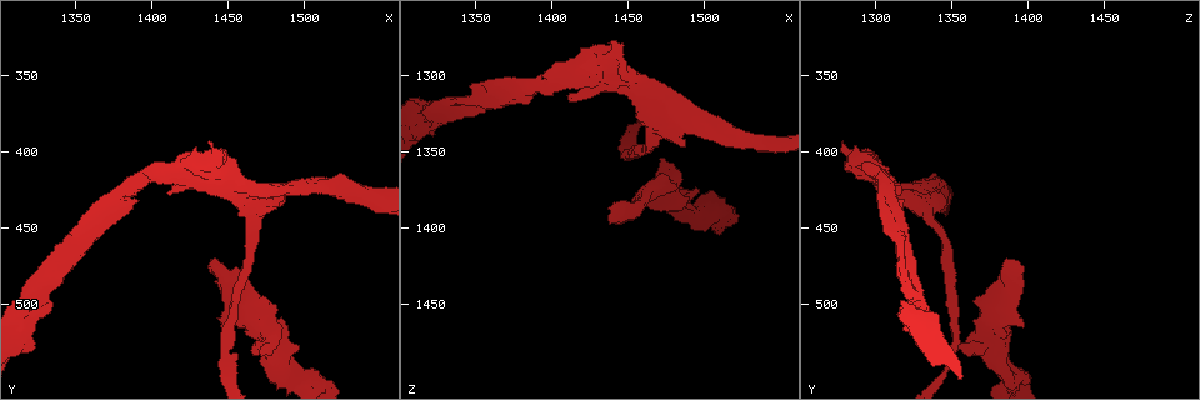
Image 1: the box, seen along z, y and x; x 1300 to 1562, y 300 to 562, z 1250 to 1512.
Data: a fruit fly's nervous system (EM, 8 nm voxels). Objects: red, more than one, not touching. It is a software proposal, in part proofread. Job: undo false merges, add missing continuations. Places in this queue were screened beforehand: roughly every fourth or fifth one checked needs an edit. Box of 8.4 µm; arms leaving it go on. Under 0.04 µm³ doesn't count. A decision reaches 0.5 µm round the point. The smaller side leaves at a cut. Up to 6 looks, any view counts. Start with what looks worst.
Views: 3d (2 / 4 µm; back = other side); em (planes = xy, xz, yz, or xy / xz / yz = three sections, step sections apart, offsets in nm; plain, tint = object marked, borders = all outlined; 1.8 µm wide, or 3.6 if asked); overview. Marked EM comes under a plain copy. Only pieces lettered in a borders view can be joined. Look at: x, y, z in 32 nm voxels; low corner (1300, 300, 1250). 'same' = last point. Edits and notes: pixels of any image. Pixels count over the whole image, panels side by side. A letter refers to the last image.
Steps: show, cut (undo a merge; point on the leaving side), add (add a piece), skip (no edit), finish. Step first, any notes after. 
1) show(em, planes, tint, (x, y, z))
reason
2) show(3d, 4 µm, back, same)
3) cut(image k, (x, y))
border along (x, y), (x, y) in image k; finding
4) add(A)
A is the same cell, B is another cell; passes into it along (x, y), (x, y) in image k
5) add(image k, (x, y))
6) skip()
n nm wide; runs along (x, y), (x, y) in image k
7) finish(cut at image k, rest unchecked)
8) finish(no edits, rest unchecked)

show(em, planes, borders, (1440, 472, 1386))
branch stops here

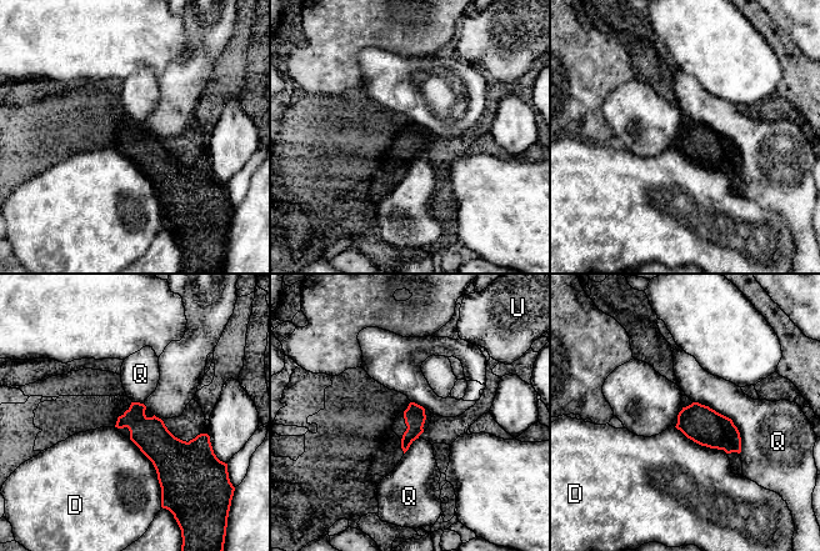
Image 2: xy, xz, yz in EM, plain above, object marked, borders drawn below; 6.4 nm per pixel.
skip()
Q touches over 460 nm; D, Q and U are other cells; border along (693, 401), (731, 420), (740, 452) in image 2; none of them fits

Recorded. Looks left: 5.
show(em, xy, step 16, tint, (1414, 414, 1302))

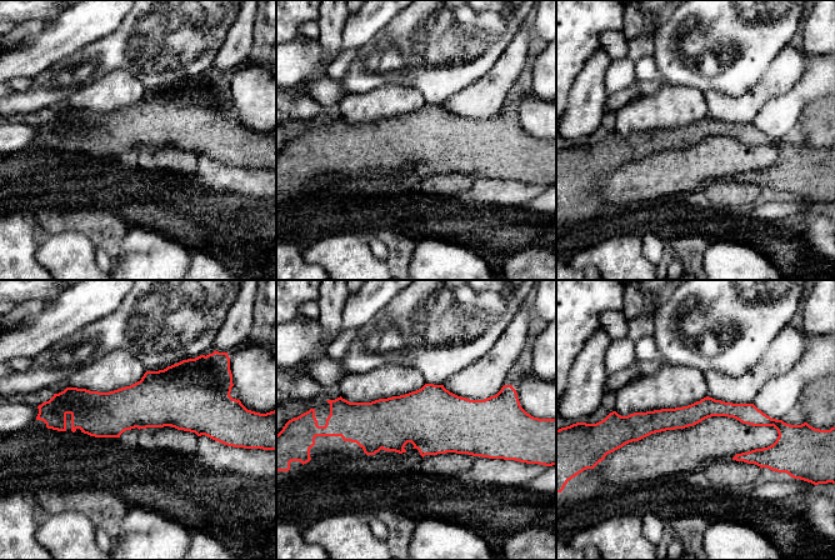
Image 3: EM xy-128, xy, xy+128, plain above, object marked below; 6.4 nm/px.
show(em, planes, borders, same)
cut it another way

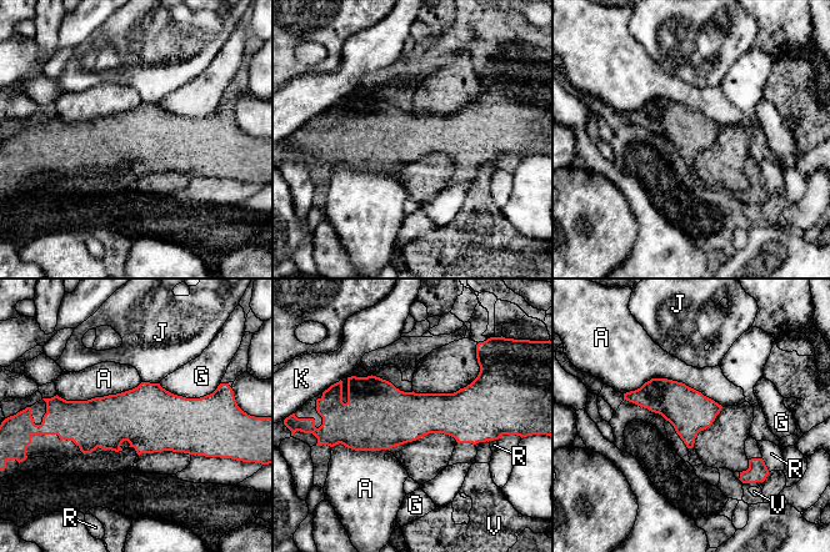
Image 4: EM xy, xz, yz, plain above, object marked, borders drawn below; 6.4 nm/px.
skip()
A, G, J, K, R and V are other cells; border along (623, 394), (671, 379), (723, 406) in image 4; one cell here

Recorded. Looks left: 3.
show(3d, 4 µm, (1448, 536, 1350))
narrows sharply

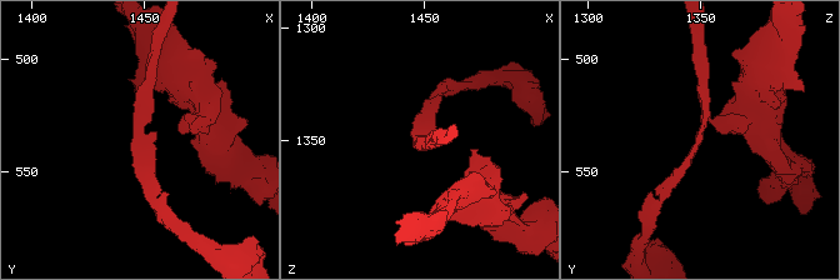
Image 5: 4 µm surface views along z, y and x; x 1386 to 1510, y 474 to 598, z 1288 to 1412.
show(em, planes, tint, (1448, 534, 1350))
arms of 170, 190 nm

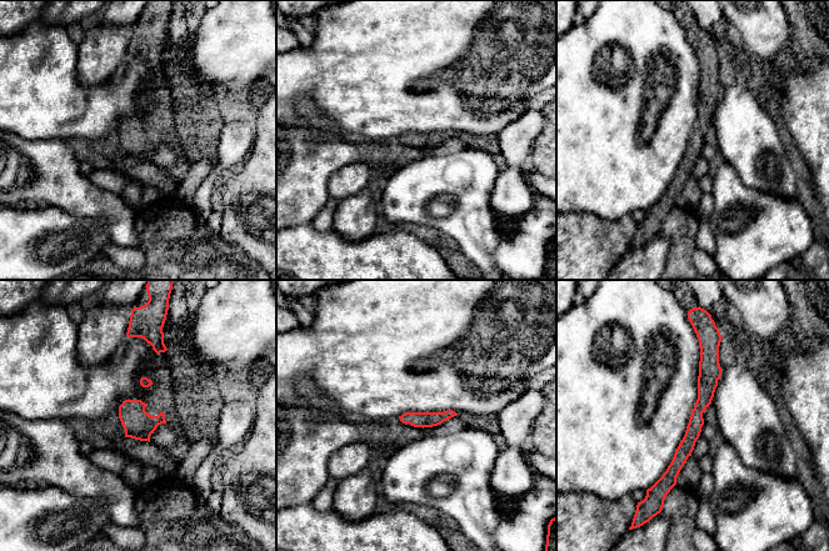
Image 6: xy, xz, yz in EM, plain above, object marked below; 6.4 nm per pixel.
show(em, planes, borders, same)
what lies round it

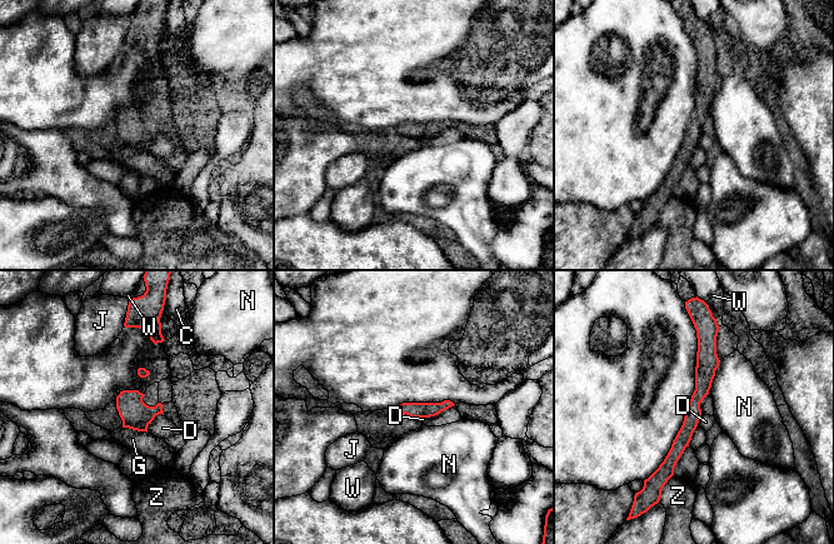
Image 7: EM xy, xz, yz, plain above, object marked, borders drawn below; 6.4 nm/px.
skip()
100 nm wide; C, D, G, J, N, W and Z are other cells; border along (161, 413), (154, 418), (146, 432) in image 7; all the same cell

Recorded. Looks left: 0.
finish(no edits, rest unchecked)

